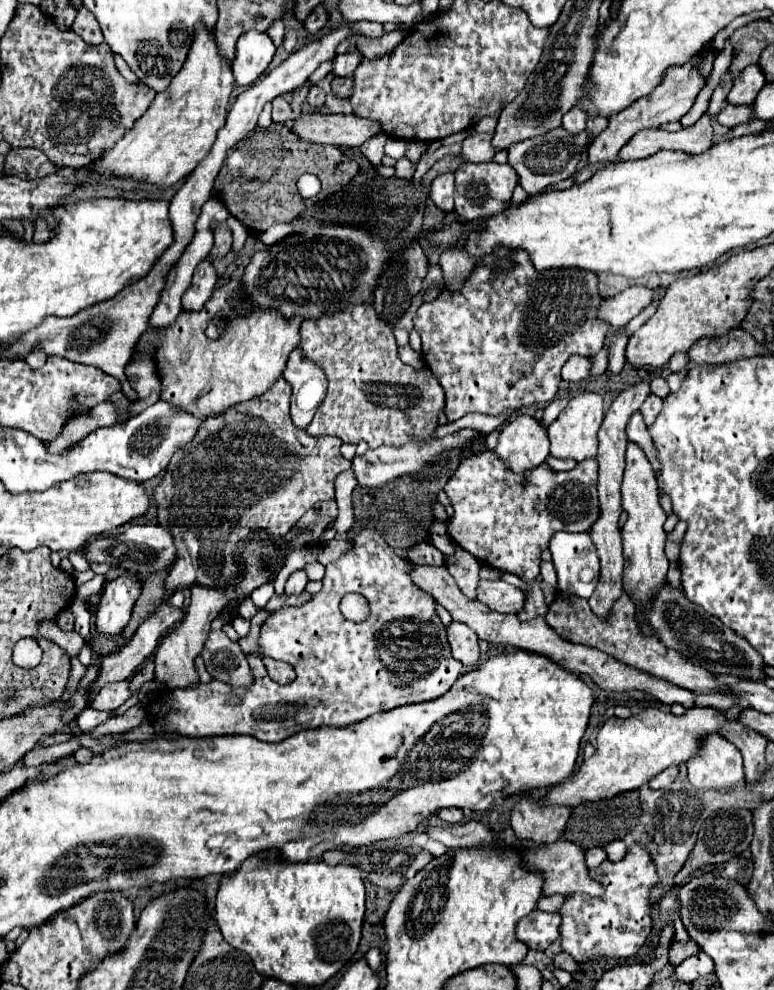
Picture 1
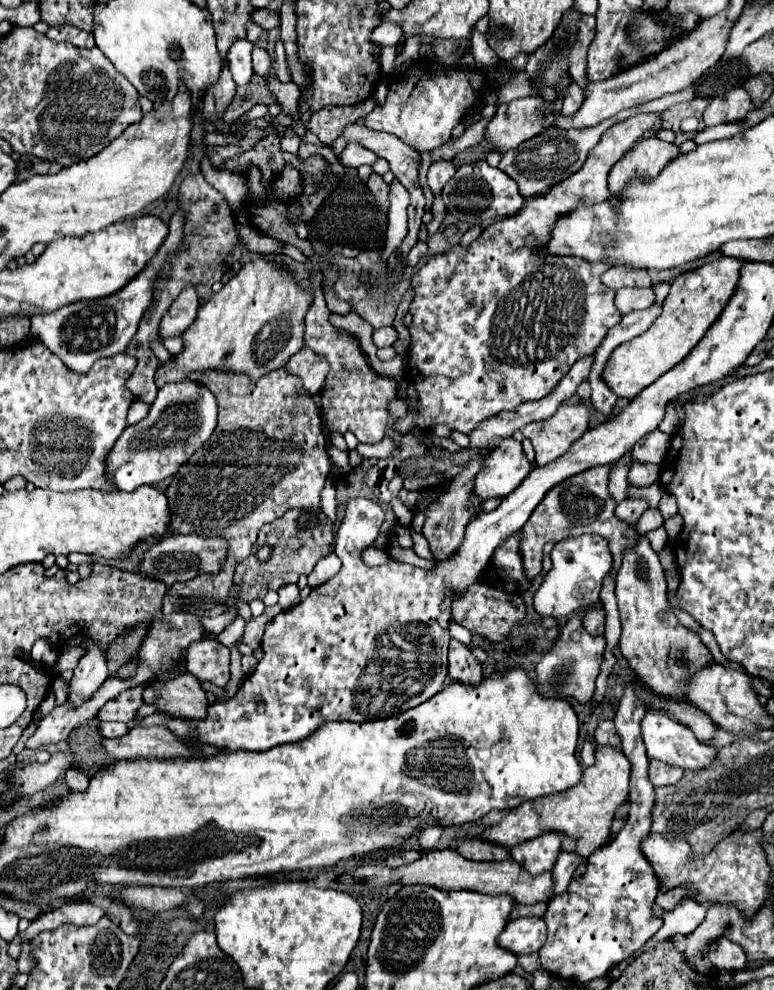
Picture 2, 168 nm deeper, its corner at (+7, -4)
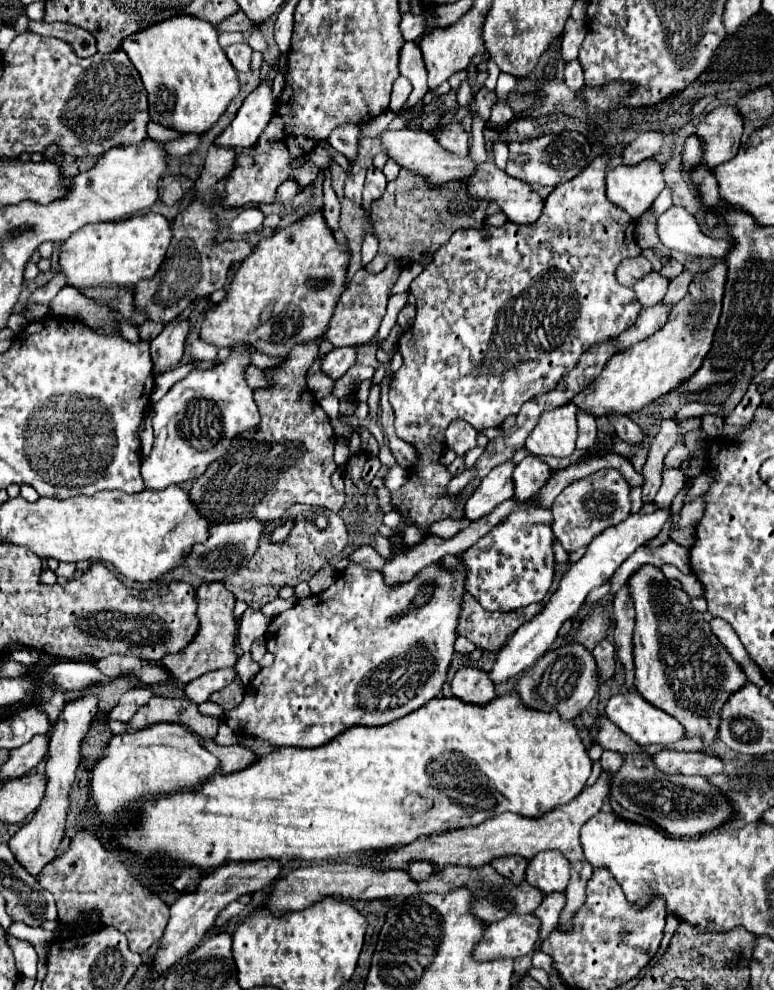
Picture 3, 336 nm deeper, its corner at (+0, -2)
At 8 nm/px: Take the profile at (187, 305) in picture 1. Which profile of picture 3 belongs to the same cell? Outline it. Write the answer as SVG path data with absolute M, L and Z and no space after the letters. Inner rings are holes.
M171 321L165 325L165 329L151 341L151 359L153 359L153 371L165 373L169 367L177 365L183 357L185 339L189 333L189 321Z

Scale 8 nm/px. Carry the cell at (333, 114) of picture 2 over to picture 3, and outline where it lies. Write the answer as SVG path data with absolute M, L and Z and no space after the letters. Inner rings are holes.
M355 125L337 127L327 141L335 151L343 153L349 159L349 163L357 161L357 157L359 157L359 153L357 153L359 151L359 147L357 147L357 143L359 143L359 127L355 127Z

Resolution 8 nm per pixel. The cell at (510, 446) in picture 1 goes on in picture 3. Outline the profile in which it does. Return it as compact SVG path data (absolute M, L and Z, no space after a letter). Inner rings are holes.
M511 461L501 463L487 477L483 477L483 481L475 489L475 493L465 503L465 519L477 521L477 519L489 515L499 503L511 499L511 491L513 491L511 471L513 471L513 467L515 465Z

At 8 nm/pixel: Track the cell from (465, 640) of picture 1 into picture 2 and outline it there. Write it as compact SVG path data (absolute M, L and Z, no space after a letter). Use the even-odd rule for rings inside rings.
M450 639L450 647L448 647L448 675L456 681L470 685L480 683L484 677L482 665L472 655L470 647L456 639Z

